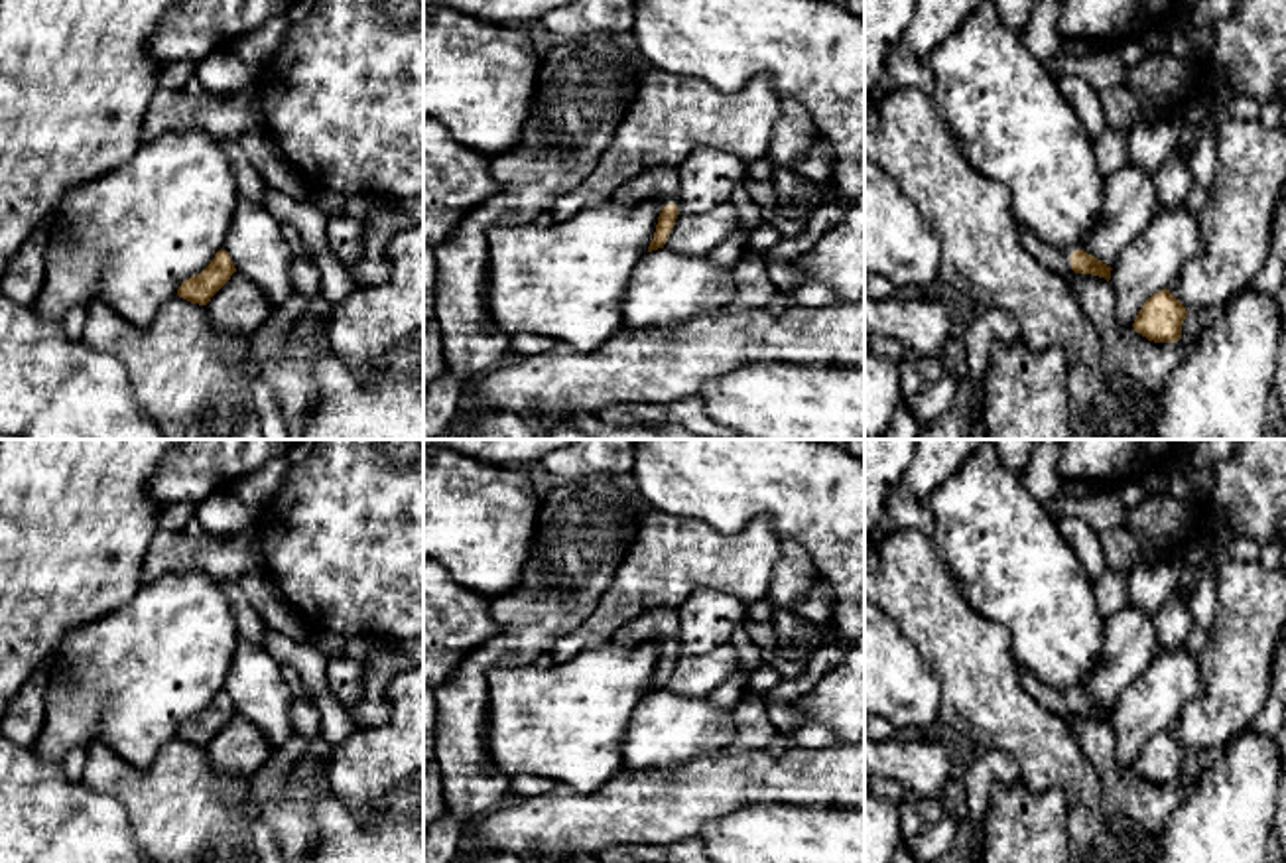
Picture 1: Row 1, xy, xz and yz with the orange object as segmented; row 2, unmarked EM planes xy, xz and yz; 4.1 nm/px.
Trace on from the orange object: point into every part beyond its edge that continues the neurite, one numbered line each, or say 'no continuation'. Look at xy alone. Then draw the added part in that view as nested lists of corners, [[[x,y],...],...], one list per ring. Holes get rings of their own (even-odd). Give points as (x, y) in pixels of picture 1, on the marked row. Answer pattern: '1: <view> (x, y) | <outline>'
no continuation

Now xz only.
1: xz (662, 182) | [[[660,166],[622,183],[612,193],[612,201],[634,205],[650,199],[662,199],[672,205],[679,195],[679,185],[679,169],[674,166]]]

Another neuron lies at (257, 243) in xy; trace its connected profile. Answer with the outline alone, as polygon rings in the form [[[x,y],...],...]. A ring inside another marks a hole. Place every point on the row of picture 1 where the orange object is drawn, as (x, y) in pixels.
[[[240,195],[223,250],[228,252],[236,272],[246,274],[266,292],[274,307],[295,294],[289,280],[289,264],[295,254],[284,225],[268,207]]]

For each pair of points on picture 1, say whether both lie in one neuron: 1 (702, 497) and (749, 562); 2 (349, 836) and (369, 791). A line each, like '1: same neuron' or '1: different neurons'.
1: different neurons
2: different neurons

